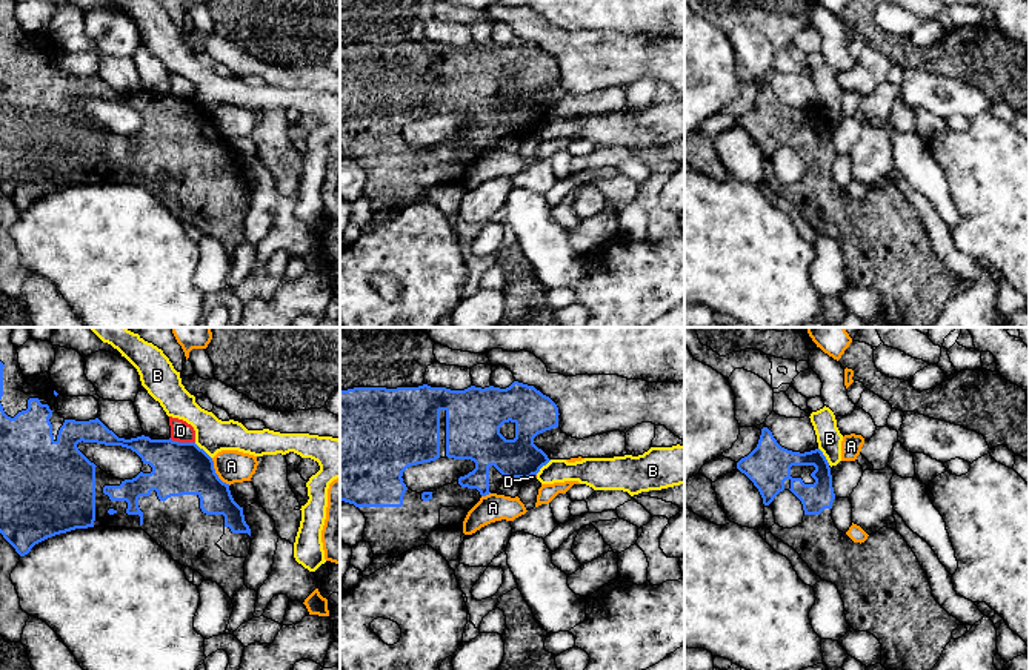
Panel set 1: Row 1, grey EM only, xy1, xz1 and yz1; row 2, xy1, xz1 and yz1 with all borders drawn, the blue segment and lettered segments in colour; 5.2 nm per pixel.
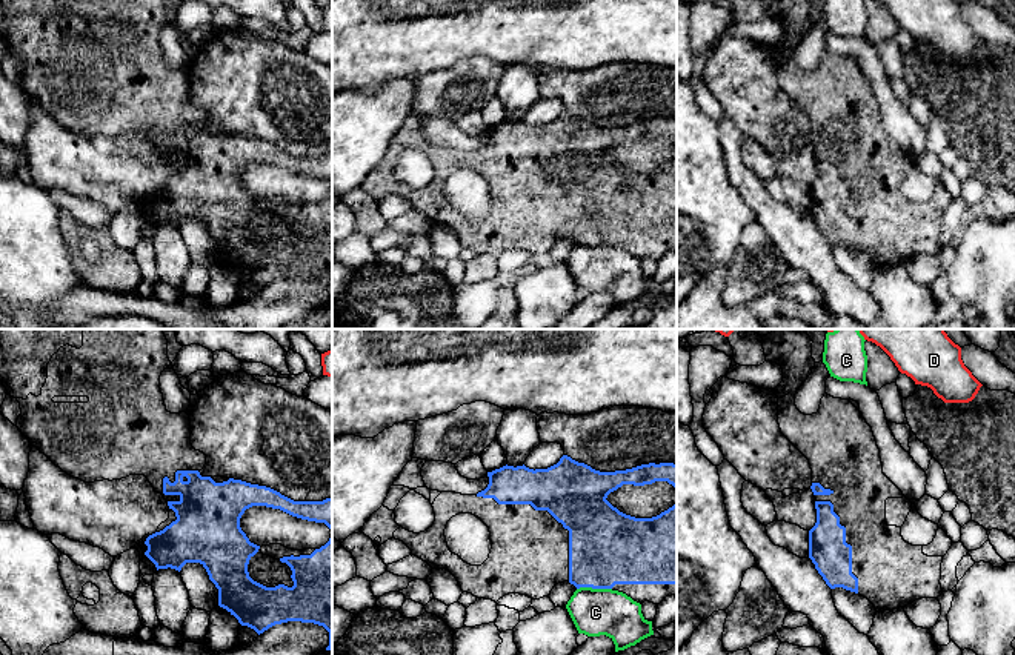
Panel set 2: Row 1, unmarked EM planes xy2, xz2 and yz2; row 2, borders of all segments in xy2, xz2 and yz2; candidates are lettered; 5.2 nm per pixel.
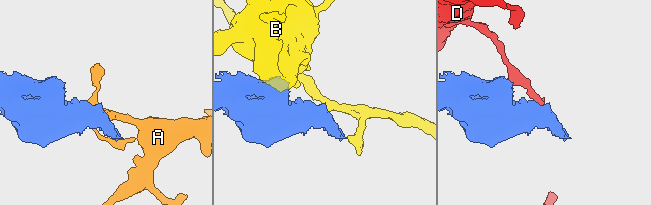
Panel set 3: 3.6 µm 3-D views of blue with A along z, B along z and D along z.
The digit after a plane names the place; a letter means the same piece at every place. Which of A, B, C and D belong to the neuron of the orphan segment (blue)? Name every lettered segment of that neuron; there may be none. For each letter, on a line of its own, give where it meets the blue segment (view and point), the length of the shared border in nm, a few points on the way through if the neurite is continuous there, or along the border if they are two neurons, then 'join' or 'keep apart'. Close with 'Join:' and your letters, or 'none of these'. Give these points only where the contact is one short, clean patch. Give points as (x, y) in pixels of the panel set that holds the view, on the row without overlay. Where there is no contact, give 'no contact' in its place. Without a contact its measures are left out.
A: xy1 (216, 129) | 170 nm | keep apart
B: xy1 (203, 106) | 130 nm | along xy1 (194, 99), (211, 114) | keep apart
C: xz2 (594, 243) | 180 nm | keep apart
D: xy1 (182, 99) | 140 nm | keep apart
Join: none of these

